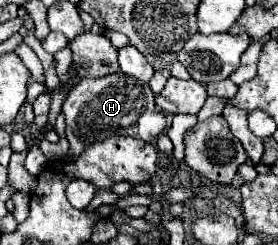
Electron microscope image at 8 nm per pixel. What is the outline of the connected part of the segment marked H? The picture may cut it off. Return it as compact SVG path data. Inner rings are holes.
M116 72L104 78L82 78L66 96L62 104L62 114L66 118L66 138L72 148L80 152L80 146L100 142L110 136L134 136L148 144L166 128L164 112L156 110L154 92L142 80L134 80L124 72Z

